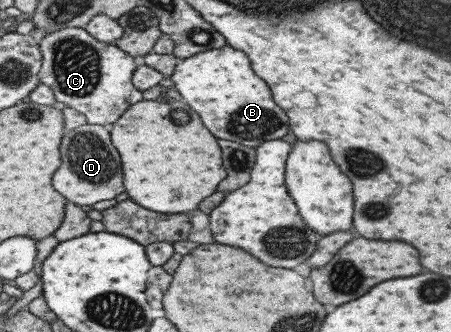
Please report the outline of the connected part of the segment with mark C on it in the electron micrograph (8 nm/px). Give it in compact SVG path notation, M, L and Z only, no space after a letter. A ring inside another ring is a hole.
M65 27L61 30L44 34L36 41L41 52L41 67L39 67L39 82L48 86L53 93L54 102L63 102L67 108L80 112L85 122L92 125L113 124L119 115L132 104L139 102L141 90L137 90L131 82L131 77L138 60L119 50L114 44L95 40L84 28Z

